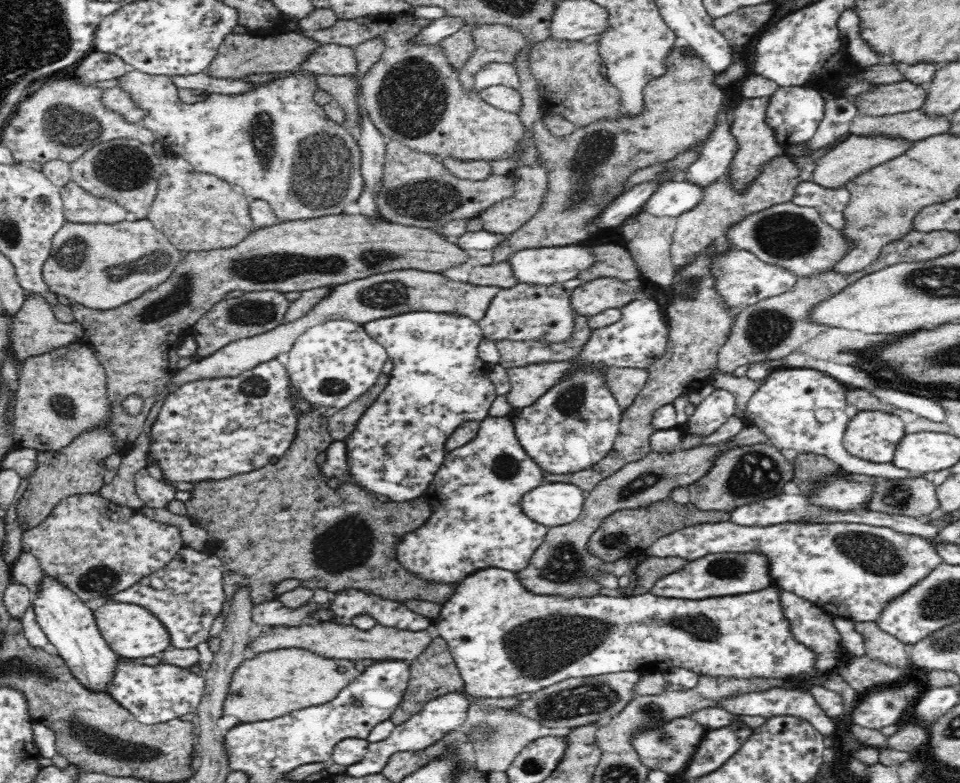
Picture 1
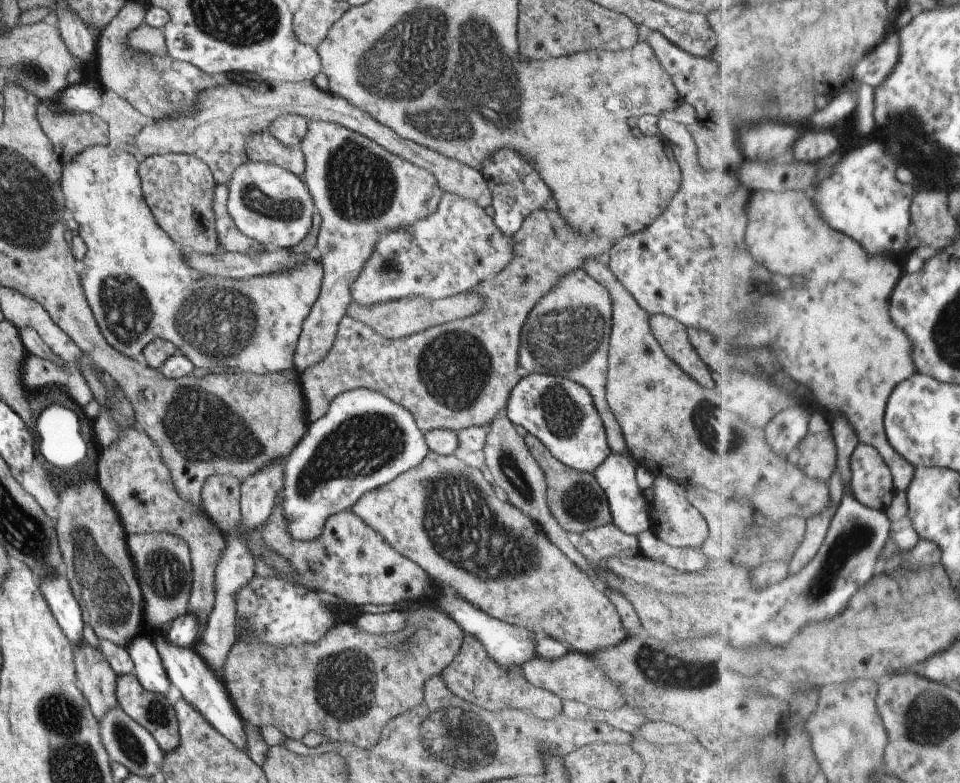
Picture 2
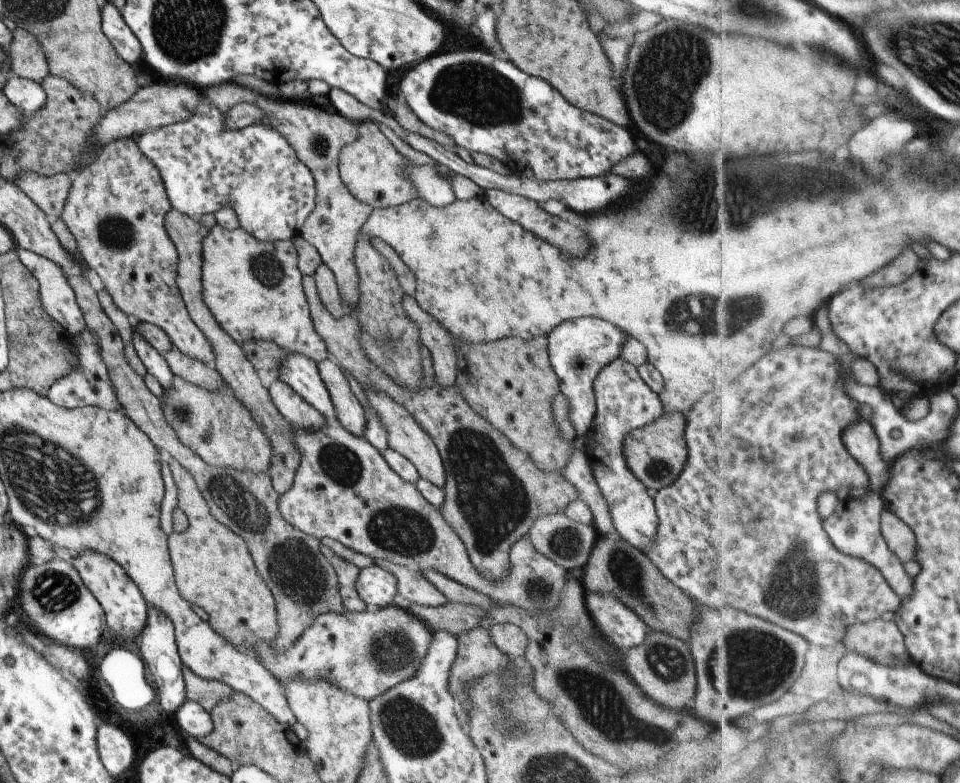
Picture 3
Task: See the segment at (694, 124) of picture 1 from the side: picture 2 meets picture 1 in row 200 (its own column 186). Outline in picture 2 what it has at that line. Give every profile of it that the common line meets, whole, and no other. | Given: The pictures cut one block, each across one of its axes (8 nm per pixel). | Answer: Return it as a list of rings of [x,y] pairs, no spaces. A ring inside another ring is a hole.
[[[139,533],[126,537],[126,547],[142,594],[143,627],[165,633],[174,618],[188,611],[192,581],[188,546],[184,540],[170,533]]]

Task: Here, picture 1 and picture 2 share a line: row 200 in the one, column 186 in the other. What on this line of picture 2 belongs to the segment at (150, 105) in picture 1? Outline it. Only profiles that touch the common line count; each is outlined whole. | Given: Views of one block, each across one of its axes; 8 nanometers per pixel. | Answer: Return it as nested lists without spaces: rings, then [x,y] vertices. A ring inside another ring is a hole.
[[[107,144],[93,145],[87,149],[83,149],[80,153],[77,153],[73,158],[62,164],[60,191],[64,196],[66,216],[73,218],[77,226],[79,226],[78,235],[85,243],[86,248],[84,257],[82,258],[83,268],[79,273],[81,288],[85,292],[85,298],[91,298],[91,314],[104,314],[108,329],[111,331],[111,348],[125,355],[127,358],[139,360],[141,358],[141,352],[148,342],[151,342],[153,339],[163,339],[174,344],[179,350],[182,350],[184,355],[191,361],[193,368],[225,366],[225,368],[237,368],[241,372],[253,373],[254,375],[279,373],[281,370],[285,370],[285,368],[293,368],[293,351],[296,340],[301,332],[302,322],[305,320],[311,305],[315,302],[320,291],[322,264],[318,256],[309,256],[304,263],[292,269],[285,269],[278,273],[249,279],[224,279],[198,273],[182,261],[183,248],[176,245],[168,237],[168,234],[165,234],[165,231],[160,226],[157,226],[157,223],[154,221],[151,211],[142,195],[140,178],[138,177],[138,163],[133,154]]]

